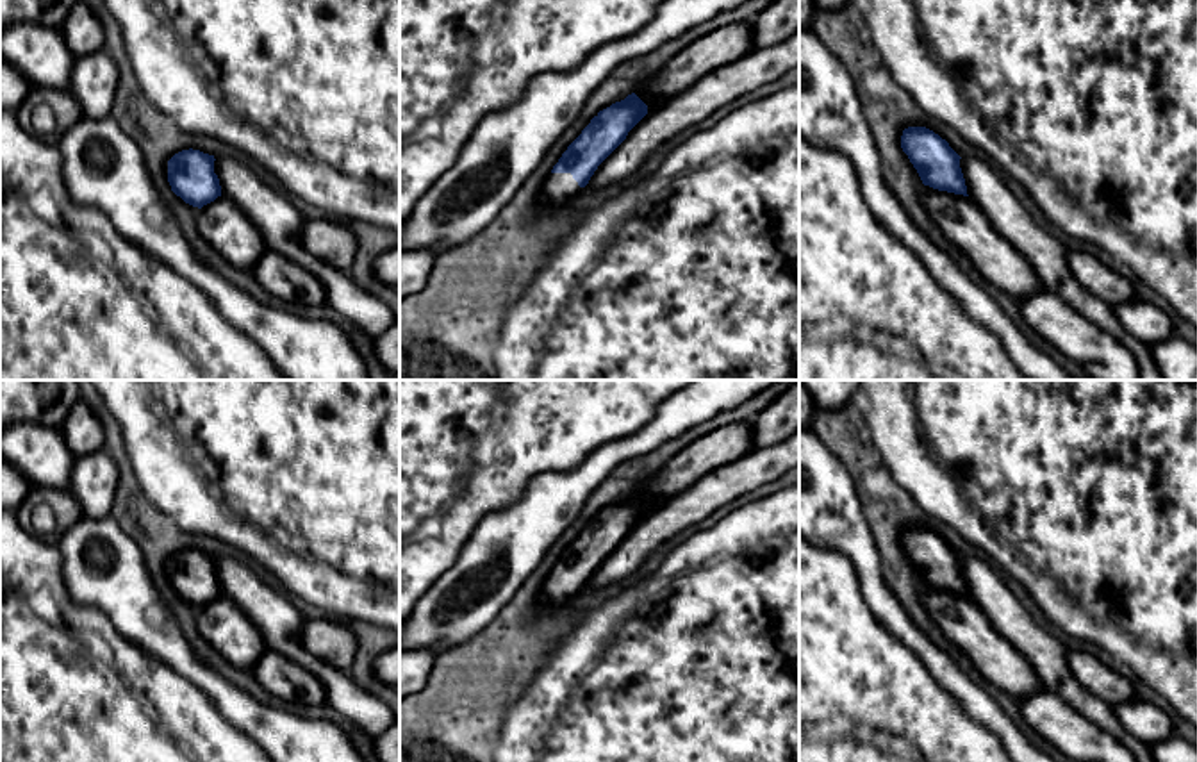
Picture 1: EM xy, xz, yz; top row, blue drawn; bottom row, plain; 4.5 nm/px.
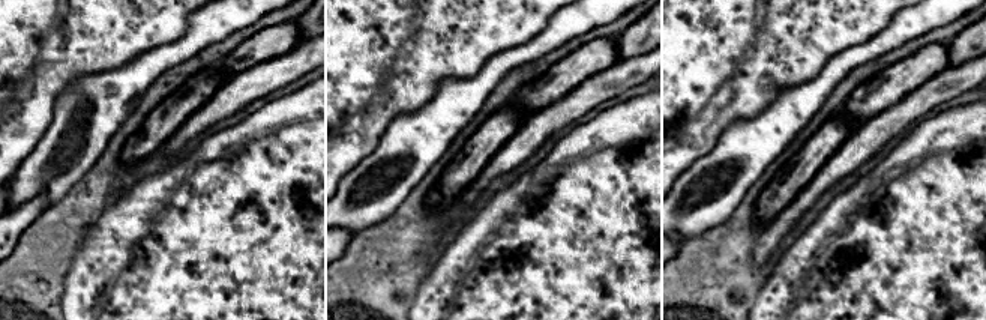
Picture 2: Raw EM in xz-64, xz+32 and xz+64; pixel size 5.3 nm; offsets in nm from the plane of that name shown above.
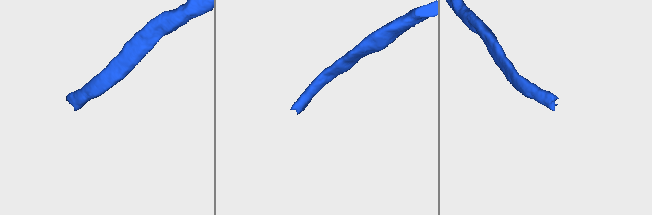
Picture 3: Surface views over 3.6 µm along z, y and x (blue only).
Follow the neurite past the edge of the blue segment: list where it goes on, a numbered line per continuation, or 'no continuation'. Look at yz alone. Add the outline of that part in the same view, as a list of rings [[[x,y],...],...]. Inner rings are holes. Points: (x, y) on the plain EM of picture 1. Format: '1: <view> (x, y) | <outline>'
no continuation

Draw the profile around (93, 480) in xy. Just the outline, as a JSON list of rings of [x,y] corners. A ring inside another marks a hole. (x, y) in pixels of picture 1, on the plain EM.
[[[103,448],[77,457],[66,489],[80,507],[82,518],[100,519],[111,514],[118,478],[118,468]]]

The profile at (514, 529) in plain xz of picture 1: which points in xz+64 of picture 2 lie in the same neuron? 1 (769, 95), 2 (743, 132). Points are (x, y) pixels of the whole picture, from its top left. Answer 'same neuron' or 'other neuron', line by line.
1: other neuron
2: same neuron

